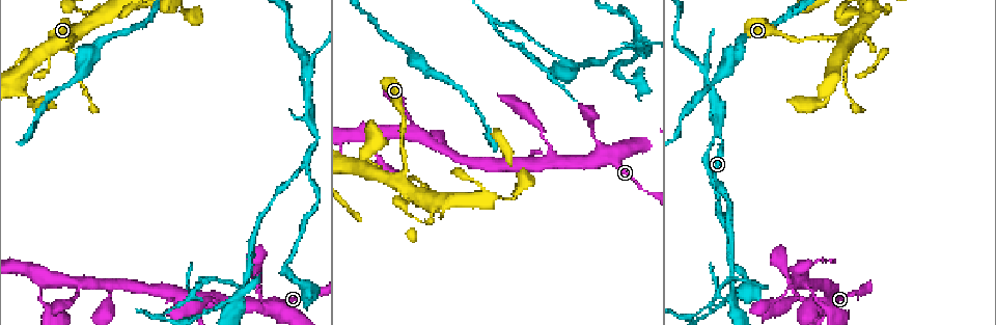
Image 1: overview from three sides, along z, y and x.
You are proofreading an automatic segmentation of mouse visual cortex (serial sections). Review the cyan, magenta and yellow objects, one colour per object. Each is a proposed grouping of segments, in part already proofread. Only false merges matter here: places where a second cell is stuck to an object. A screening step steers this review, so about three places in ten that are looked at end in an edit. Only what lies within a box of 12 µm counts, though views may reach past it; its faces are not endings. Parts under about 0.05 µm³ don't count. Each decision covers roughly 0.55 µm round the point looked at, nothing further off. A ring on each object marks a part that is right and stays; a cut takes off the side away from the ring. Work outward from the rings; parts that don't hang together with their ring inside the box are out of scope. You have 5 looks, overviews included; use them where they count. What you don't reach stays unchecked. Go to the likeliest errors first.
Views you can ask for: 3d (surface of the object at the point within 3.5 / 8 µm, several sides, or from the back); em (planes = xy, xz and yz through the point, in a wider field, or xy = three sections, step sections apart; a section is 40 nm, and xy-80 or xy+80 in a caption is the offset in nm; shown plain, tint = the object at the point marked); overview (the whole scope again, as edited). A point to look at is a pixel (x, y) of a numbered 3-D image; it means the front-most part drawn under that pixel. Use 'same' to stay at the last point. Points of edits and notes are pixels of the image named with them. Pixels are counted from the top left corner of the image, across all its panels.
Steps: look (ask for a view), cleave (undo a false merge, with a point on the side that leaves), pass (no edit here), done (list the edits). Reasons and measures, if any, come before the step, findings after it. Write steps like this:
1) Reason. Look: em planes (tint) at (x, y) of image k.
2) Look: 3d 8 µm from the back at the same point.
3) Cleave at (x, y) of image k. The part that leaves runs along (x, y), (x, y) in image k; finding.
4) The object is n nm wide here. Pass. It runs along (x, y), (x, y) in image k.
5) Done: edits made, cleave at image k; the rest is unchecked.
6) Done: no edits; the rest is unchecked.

Thin arm on a thick one. Look: 3d 3.5 µm from the back at (402, 179) of image 1.

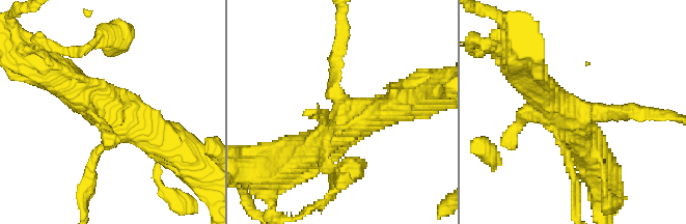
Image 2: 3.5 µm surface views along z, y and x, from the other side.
4 arms meet here; the arms are 150, 200, 450, 500 nm wide. Look: em planes (tint) at (582, 108) of image 2.

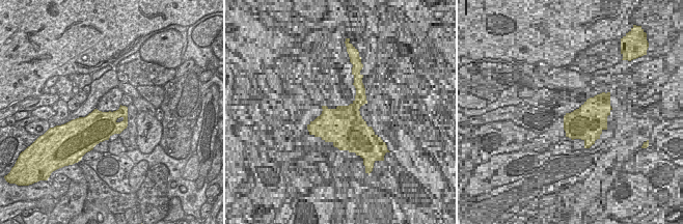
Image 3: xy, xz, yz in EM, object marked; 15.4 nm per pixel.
Pass. It runs along (342, 43), (336, 128), (298, 155) in image 2; all the same cell.

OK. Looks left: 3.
Three arms meet. Look: 3d 3.5 µm at (566, 63) of image 1.

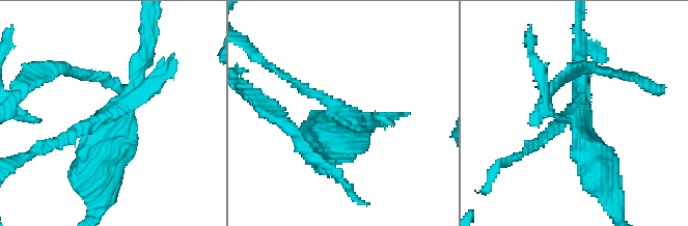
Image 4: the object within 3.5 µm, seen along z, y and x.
Cleave at (70, 134) of image 4. The part that leaves runs along (138, 88), (118, 110), (80, 125), (61, 142) in image 4; two cells meet here.

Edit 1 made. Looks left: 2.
Done: edits made, cleave at image 4; the rest is unchecked.

